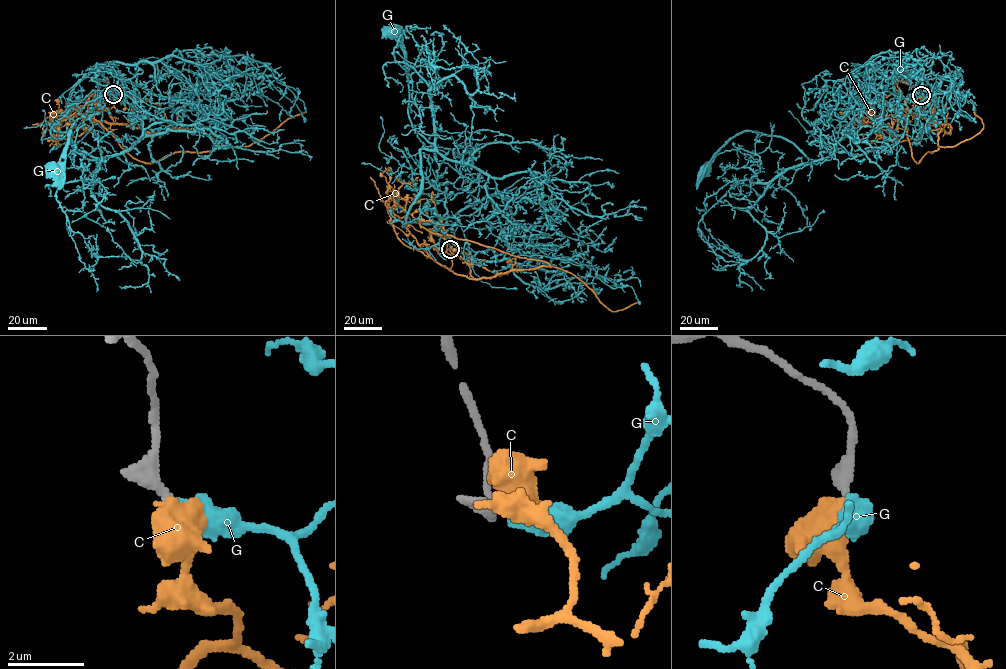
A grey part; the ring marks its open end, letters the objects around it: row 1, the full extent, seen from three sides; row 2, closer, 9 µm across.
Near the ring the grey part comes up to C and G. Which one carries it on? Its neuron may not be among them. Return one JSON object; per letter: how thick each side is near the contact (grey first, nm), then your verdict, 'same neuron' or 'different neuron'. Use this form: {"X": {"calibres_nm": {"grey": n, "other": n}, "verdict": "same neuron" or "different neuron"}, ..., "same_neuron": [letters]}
{"C": {"calibres_nm": {"grey": 240, "other": 650}, "verdict": "different neuron"}, "G": {"calibres_nm": {"grey": 320, "other": 480}, "verdict": "same neuron"}, "same_neuron": ["G"]}

